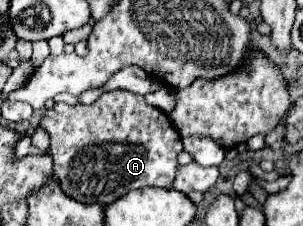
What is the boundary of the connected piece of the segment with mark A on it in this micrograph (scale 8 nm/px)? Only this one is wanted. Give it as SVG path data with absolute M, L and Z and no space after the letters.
M112 90L98 98L98 102L84 106L84 104L64 104L58 102L50 108L42 122L42 128L50 134L50 154L54 158L54 176L58 178L66 196L82 202L82 204L100 204L108 206L116 202L130 190L156 186L156 188L170 188L176 178L176 156L184 150L180 134L172 128L172 122L166 112L148 106L140 94L132 94L128 90Z

